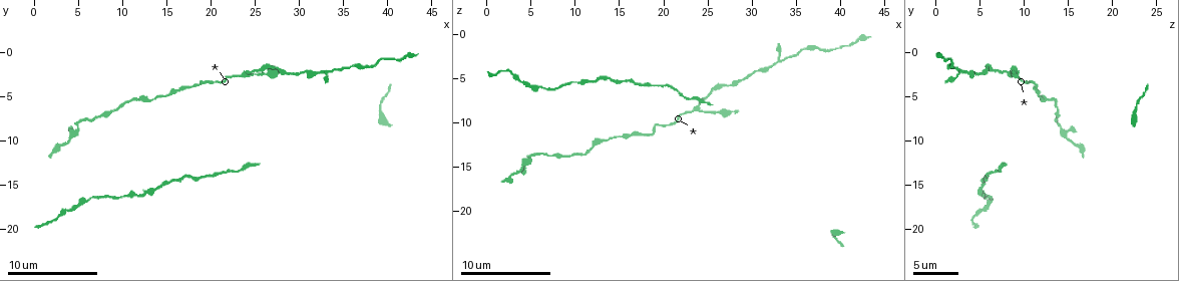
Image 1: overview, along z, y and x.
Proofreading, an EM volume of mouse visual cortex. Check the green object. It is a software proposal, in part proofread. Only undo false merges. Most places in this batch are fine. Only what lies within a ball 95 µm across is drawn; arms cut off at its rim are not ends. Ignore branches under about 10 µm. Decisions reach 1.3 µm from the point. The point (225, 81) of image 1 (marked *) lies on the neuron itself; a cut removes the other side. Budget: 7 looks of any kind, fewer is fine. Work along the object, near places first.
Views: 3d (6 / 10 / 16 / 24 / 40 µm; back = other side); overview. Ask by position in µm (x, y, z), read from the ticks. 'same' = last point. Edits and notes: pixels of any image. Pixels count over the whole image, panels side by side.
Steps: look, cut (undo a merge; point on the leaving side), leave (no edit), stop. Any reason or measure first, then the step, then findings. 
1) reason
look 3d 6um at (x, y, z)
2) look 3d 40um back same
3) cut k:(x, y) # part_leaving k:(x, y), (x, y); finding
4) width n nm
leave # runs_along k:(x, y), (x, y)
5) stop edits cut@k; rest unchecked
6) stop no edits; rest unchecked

narrows sharply
look 3d 6um at (28.2, 2.4, 8.8)

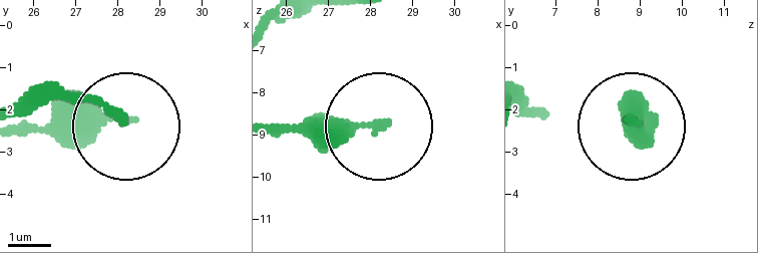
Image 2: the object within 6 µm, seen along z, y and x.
look 3d 6um back at (28.35, 2.35, 8.80)

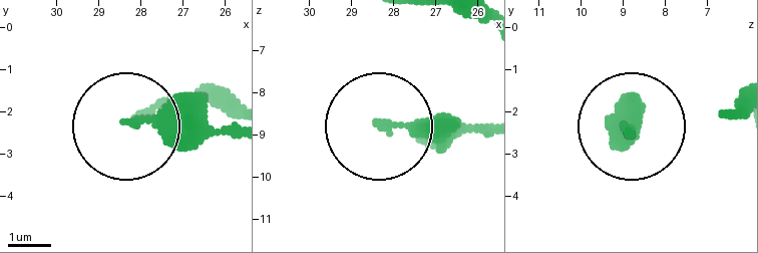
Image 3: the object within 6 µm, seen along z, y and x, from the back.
leave # runs_along 3:(226, 135), (132, 124); all the same neuron

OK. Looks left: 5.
thick turns thin
look 3d 10um at (12.2, 16.2, 5.2)

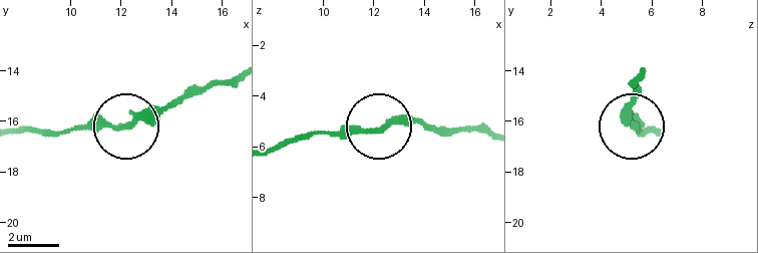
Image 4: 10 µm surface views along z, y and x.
closer look
look 3d 6um at (12.0, 16.2, 5.3)

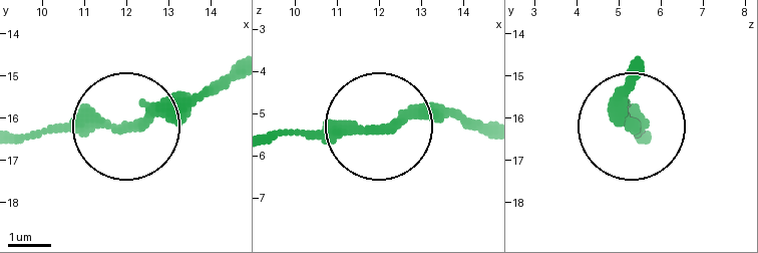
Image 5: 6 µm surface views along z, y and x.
leave # continuous, no second neuron

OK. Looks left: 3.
calibre changes
look 3d 10um at (17.4, 4.0, 11.2)

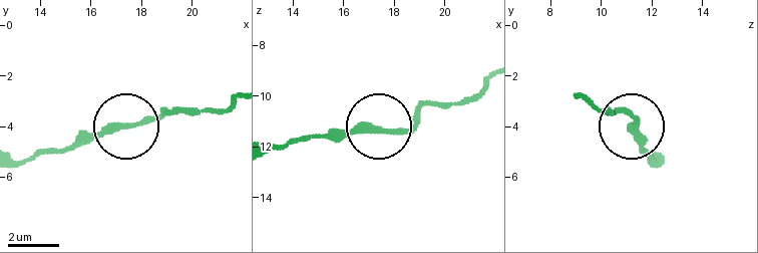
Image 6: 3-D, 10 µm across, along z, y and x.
leave # runs_along 6:(231, 109), (170, 109), (148, 121), (41, 148); continuous, no second neuron

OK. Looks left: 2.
arms part here
look 3d 10um at (24.0, 2.6, 8.6)

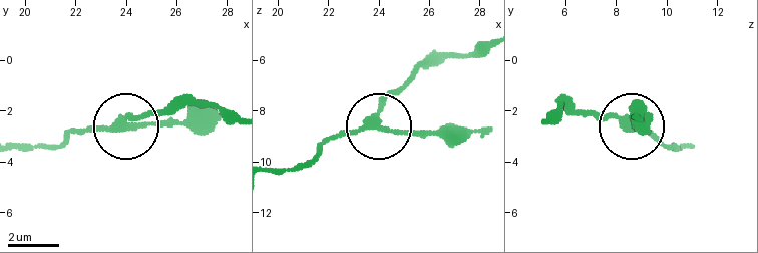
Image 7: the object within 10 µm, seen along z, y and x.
arms 3
leave # runs_along 7:(66, 143), (79, 132), (105, 132), (167, 112); continuous, no second neuron

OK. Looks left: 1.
stop no edits; rest unchecked

